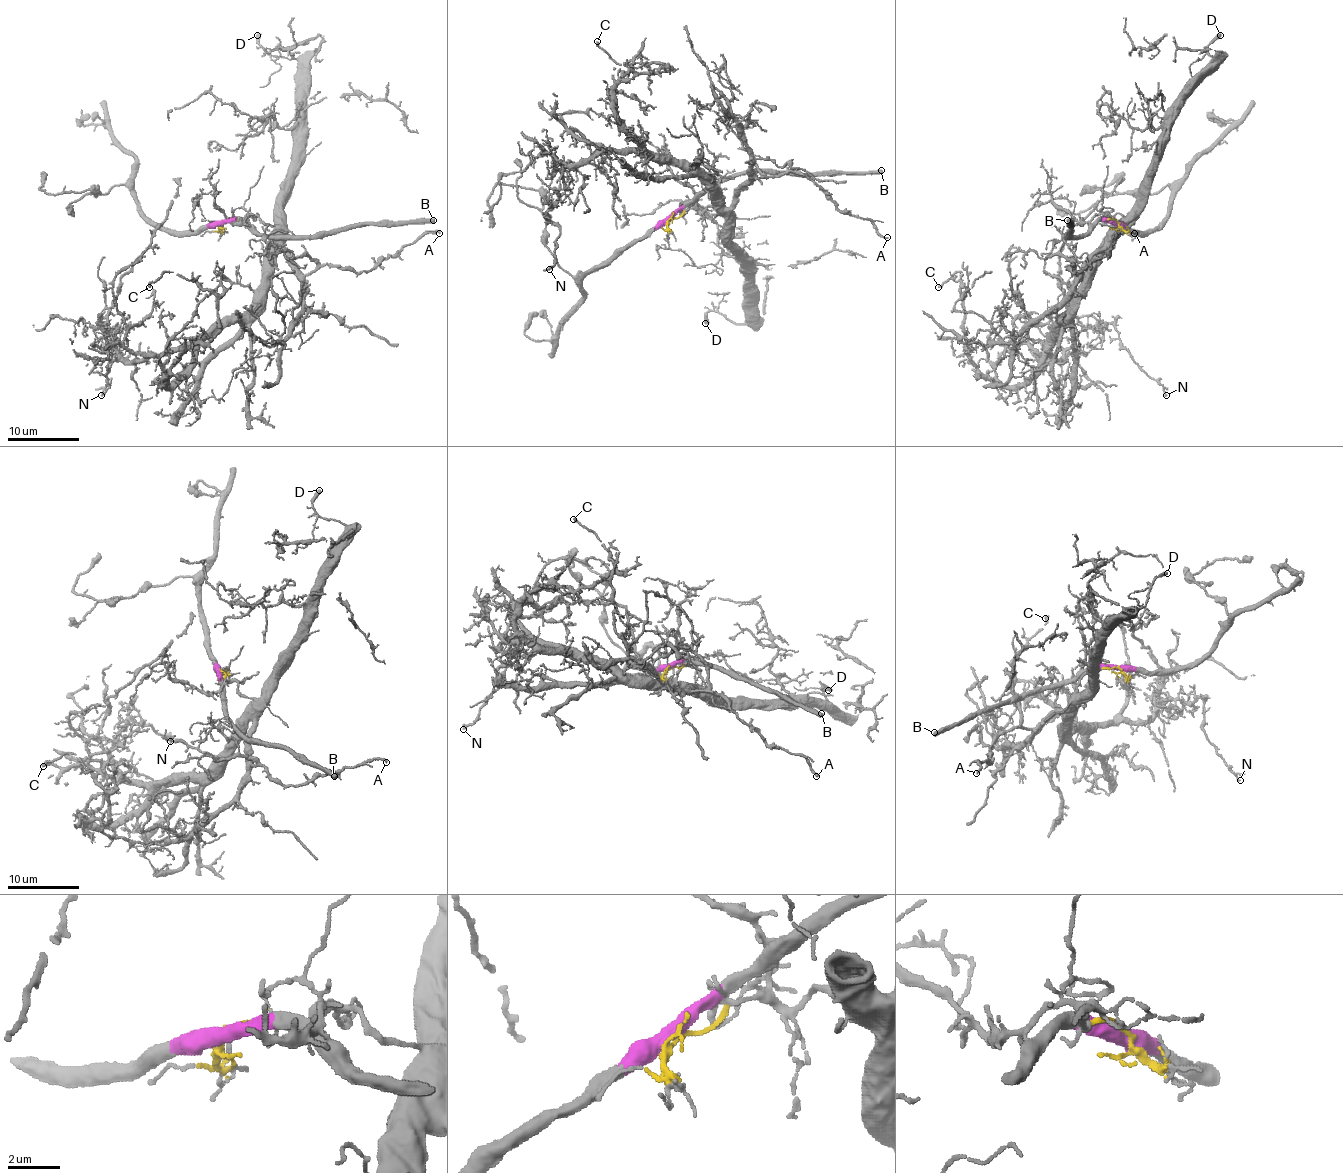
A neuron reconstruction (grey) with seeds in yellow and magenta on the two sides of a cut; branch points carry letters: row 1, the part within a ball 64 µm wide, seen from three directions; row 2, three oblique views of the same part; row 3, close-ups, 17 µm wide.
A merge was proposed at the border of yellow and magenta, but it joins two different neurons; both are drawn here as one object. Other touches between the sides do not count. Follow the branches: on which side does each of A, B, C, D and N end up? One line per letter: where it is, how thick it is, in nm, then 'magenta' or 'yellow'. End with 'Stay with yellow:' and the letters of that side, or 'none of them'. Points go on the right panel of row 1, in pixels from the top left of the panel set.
A: at (1134, 233); 200 nm thick; yellow
B: at (1067, 220); 480 nm thick; magenta
C: at (938, 287); 200 nm thick; yellow
D: at (1220, 35); 440 nm thick; yellow
N: at (1166, 395); 160 nm thick; yellow
Stay with yellow: A, C, D, N

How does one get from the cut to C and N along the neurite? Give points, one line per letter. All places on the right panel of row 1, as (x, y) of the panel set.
C: (1115, 221), (1104, 223), (1090, 287), (1021, 383), (996, 384), (968, 352), (962, 271), (939, 287)
N: (1115, 221), (1108, 216), (1090, 287), (1059, 322), (1050, 354), (1061, 361), (1082, 331), (1109, 323), (1167, 395)

